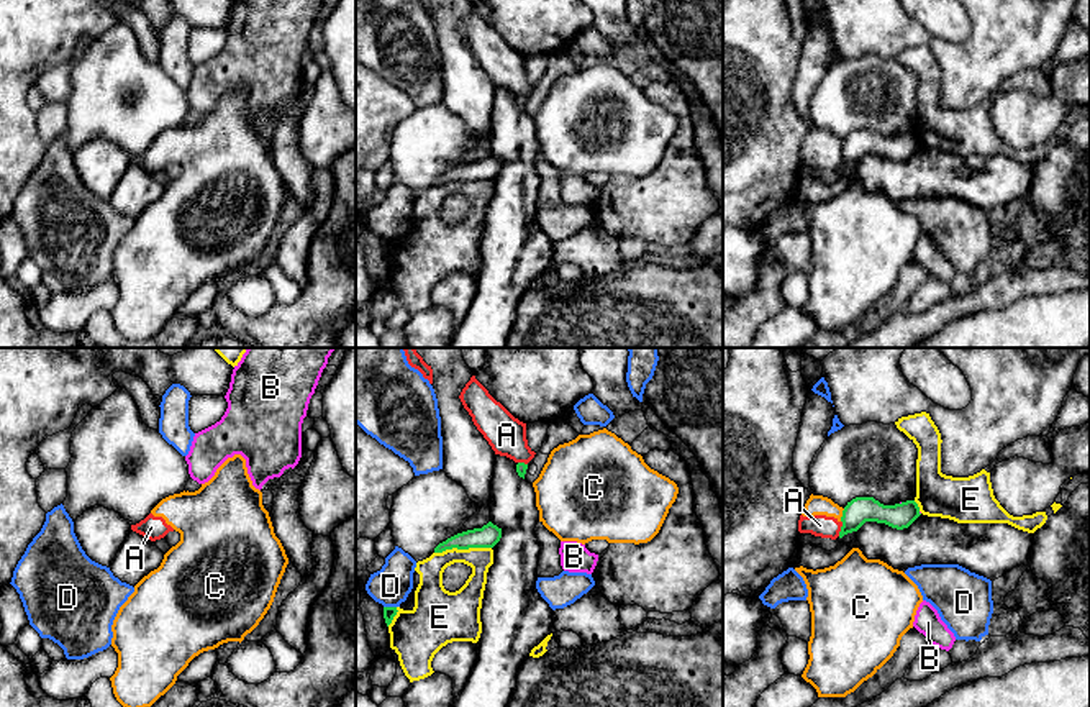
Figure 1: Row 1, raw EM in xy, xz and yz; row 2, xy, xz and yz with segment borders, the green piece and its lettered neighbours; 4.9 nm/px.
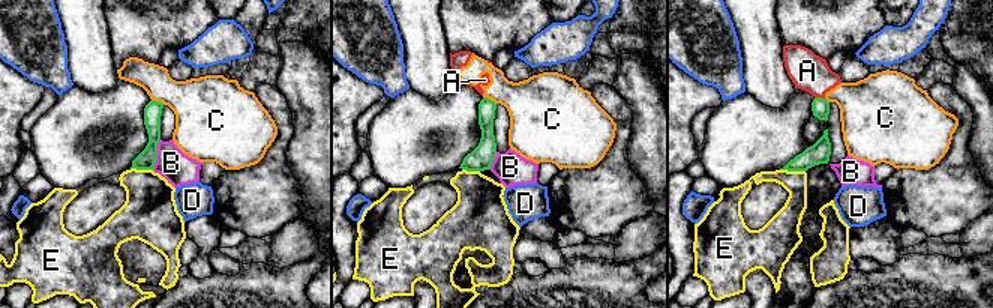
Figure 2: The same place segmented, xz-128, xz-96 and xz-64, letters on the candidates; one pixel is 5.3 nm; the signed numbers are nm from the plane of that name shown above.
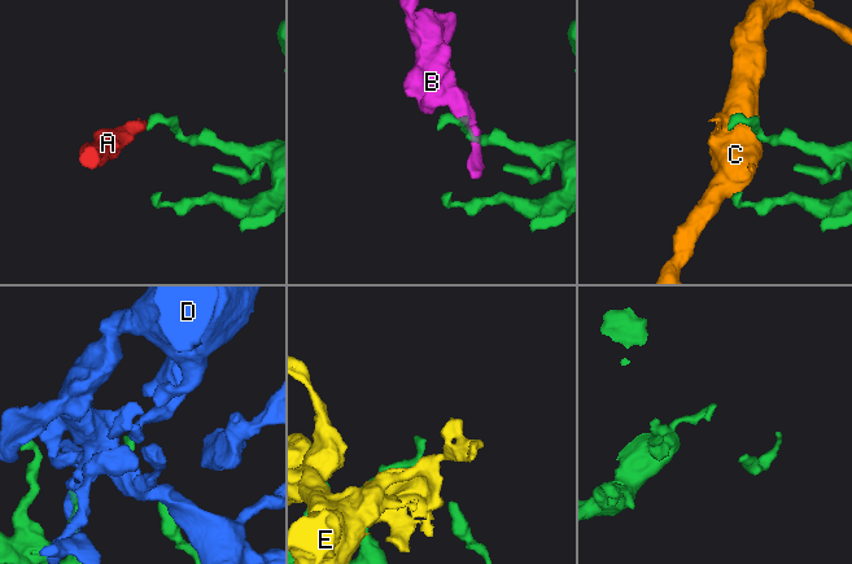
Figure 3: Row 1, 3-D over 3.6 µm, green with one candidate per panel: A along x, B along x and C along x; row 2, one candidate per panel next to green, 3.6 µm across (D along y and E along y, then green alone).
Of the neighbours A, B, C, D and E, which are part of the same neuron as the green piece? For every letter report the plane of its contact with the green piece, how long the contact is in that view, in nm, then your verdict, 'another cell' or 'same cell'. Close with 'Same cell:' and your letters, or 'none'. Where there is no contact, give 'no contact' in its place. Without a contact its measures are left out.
A: meets green in yz; contact 80 nm long; another cell
B: no contact; another cell
C: meets green in yz; contact 70 nm long; another cell
D: meets green in xz; contact 60 nm long; another cell
E: meets green in xz; contact 280 nm long; another cell
Same cell: none

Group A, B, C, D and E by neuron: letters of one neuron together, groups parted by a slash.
A C / B / D / E

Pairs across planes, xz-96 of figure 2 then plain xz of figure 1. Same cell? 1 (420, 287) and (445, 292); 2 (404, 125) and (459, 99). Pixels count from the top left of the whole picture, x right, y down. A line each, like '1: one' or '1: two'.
1: one
2: two

